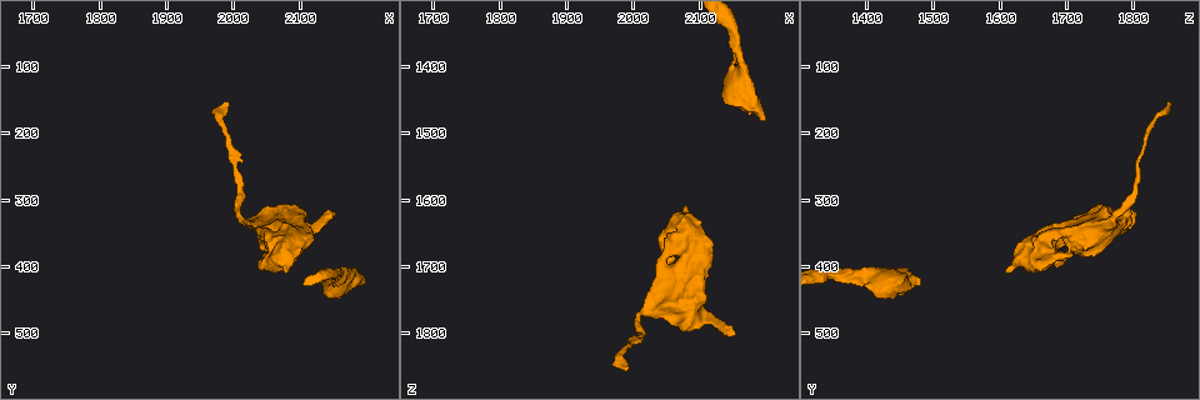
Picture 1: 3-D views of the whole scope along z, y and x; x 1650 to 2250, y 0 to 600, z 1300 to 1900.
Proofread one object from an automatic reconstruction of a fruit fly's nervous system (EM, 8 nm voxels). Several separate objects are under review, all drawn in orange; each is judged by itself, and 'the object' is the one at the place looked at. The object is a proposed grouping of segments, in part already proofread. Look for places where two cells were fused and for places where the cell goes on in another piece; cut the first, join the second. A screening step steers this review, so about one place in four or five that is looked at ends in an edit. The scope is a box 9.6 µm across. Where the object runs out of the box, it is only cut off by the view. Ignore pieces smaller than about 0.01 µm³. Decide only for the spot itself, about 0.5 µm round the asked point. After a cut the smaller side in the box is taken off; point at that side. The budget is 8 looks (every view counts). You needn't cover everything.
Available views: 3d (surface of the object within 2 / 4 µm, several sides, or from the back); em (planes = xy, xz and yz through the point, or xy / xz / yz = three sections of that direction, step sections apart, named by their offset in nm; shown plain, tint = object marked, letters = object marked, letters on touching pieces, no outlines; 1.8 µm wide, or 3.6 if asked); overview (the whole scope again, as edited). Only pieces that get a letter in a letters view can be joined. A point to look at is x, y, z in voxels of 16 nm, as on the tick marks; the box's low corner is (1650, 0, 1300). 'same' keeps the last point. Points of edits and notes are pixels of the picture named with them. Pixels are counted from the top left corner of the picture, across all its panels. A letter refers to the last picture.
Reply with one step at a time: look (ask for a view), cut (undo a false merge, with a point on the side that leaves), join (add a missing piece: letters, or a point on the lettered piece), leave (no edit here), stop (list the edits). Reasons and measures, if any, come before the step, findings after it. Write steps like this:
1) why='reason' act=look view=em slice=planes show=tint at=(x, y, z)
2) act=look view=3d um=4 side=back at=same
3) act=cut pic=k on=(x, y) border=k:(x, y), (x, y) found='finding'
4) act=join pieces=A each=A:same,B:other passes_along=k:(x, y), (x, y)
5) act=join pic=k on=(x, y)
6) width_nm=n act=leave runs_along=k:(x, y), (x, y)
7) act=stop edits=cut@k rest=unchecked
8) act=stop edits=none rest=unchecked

why='branch stops here' act=look view=3d um=4 at=(2155, 320, 1800)

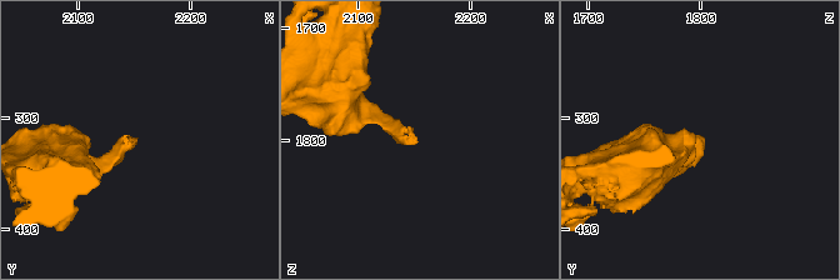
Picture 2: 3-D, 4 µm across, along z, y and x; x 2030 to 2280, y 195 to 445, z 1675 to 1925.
act=look view=em slice=xy step=16 show=letters at=(2152, 320, 1802)

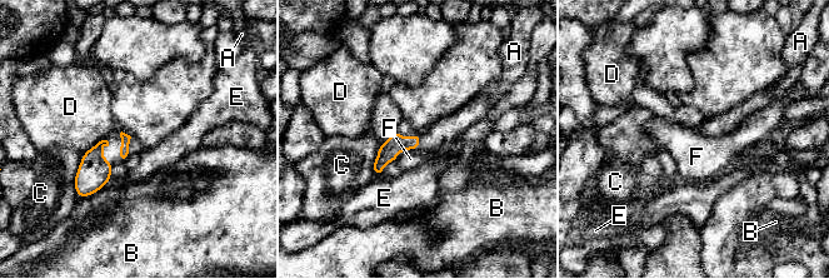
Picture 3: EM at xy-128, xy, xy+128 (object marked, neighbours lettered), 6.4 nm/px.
act=look view=em slice=planes show=letters at=same

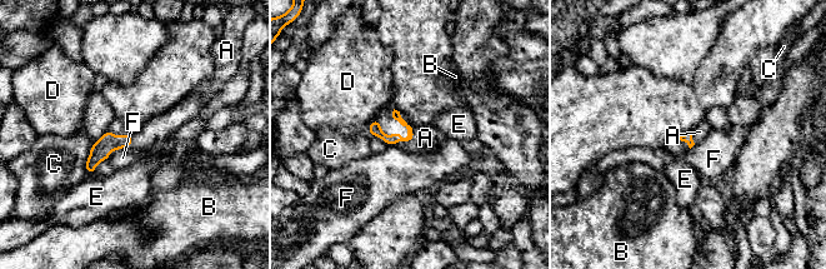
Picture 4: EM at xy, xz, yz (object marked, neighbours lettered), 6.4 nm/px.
act=join pieces=A each=A:same,B:other,C:other,D:other,E:other,F:other passes_along=4:(374, 129), (405, 140), (425, 138) found='it goes on there'

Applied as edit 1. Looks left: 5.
act=look view=overview

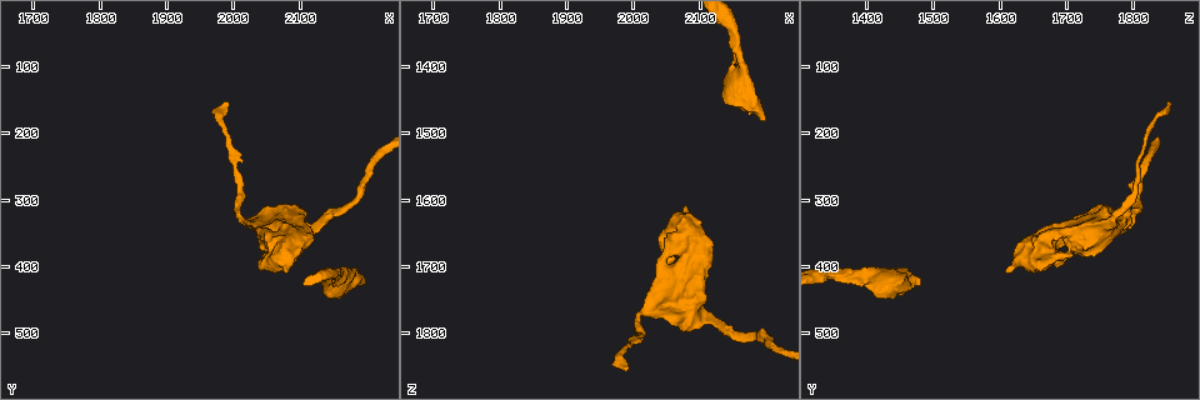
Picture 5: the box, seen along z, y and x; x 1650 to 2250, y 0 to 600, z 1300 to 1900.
why='free end' act=look view=3d um=4 at=(2045, 355, 1680)

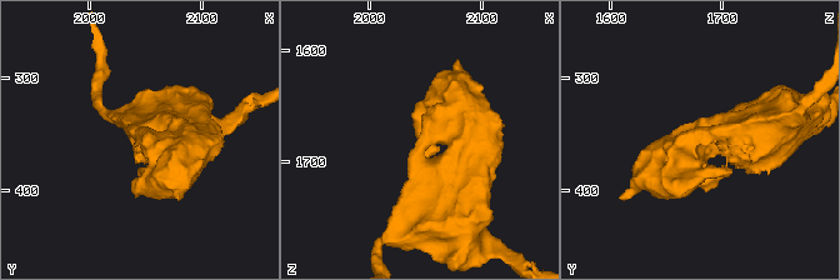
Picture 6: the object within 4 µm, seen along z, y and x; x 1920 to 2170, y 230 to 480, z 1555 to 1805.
act=look view=em slice=planes show=tint at=(2044, 358, 1680)

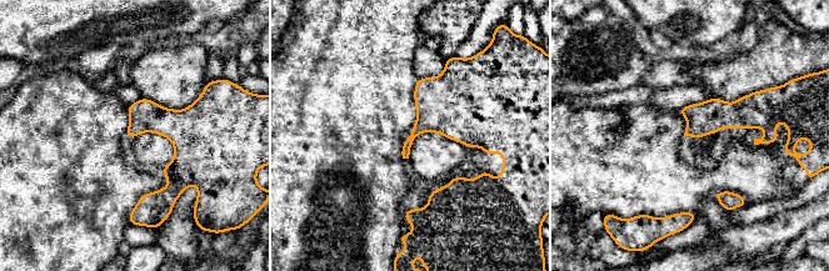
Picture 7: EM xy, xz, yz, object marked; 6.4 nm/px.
why='what lies round it' act=look view=em slice=planes show=letters at=same

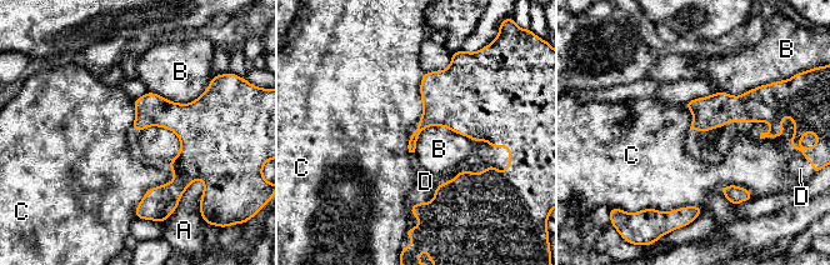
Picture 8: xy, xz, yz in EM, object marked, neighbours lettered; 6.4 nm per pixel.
act=join pieces=D each=A:other,B:other,C:other,D:same passes_along=8:(479, 204), (448, 181), (425, 181) found='it goes on there'

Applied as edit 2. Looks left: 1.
act=stop edits=join@4,join@8 rest=unchecked

